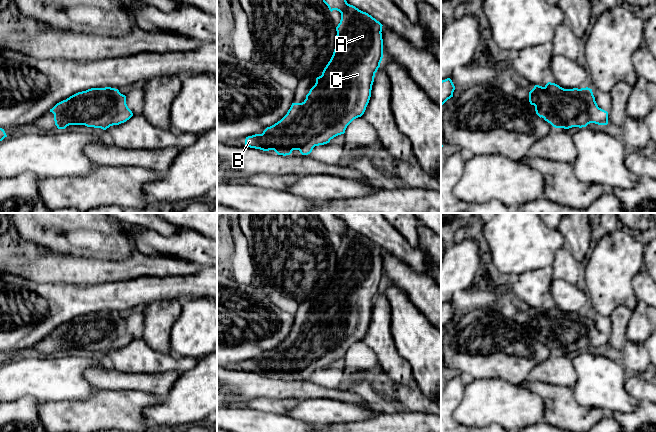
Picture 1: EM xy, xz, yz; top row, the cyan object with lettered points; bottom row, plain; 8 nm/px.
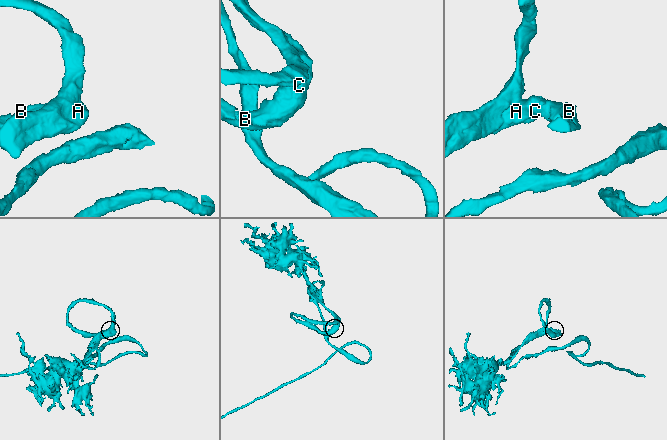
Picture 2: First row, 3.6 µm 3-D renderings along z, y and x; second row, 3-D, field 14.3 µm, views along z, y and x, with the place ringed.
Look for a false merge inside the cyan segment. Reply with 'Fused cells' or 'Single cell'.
Single cell

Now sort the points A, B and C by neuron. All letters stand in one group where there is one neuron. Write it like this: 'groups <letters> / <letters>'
groups A B C

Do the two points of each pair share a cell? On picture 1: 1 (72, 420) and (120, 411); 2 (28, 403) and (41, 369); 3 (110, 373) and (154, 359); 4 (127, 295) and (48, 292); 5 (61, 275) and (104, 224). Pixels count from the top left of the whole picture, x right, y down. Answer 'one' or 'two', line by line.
1: one
2: two
3: two
4: one
5: two

